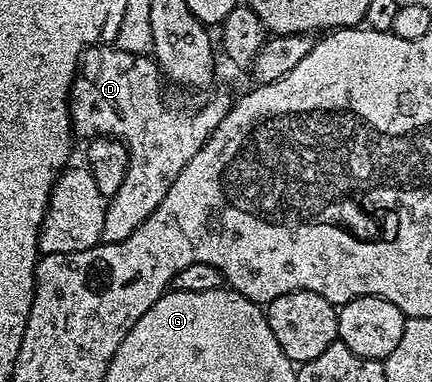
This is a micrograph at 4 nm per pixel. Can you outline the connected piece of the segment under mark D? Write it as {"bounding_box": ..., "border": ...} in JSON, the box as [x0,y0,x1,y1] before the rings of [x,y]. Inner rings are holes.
{"bounding_box":[70,45,231,243],"border":[[[95,45],[86,48],[82,56],[78,58],[78,74],[75,75],[74,84],[70,87],[70,122],[73,130],[77,134],[79,131],[80,134],[86,135],[85,137],[113,137],[119,141],[124,141],[126,148],[130,151],[128,153],[128,173],[124,173],[124,185],[120,185],[120,189],[116,189],[116,193],[109,196],[106,204],[106,216],[104,217],[101,242],[115,243],[116,241],[124,241],[124,237],[130,237],[144,221],[148,221],[148,217],[156,209],[156,205],[160,205],[160,201],[164,201],[164,193],[168,193],[168,189],[172,189],[172,181],[176,181],[176,177],[180,177],[180,169],[184,169],[184,165],[188,165],[188,161],[192,161],[192,157],[196,157],[196,153],[200,153],[200,149],[206,143],[206,138],[218,128],[220,121],[224,121],[224,117],[230,111],[231,96],[226,96],[222,91],[208,96],[199,107],[189,107],[186,103],[170,103],[169,97],[166,96],[165,86],[167,87],[167,84],[164,82],[162,71],[150,55],[128,53],[124,49],[117,47],[117,45]]]}

